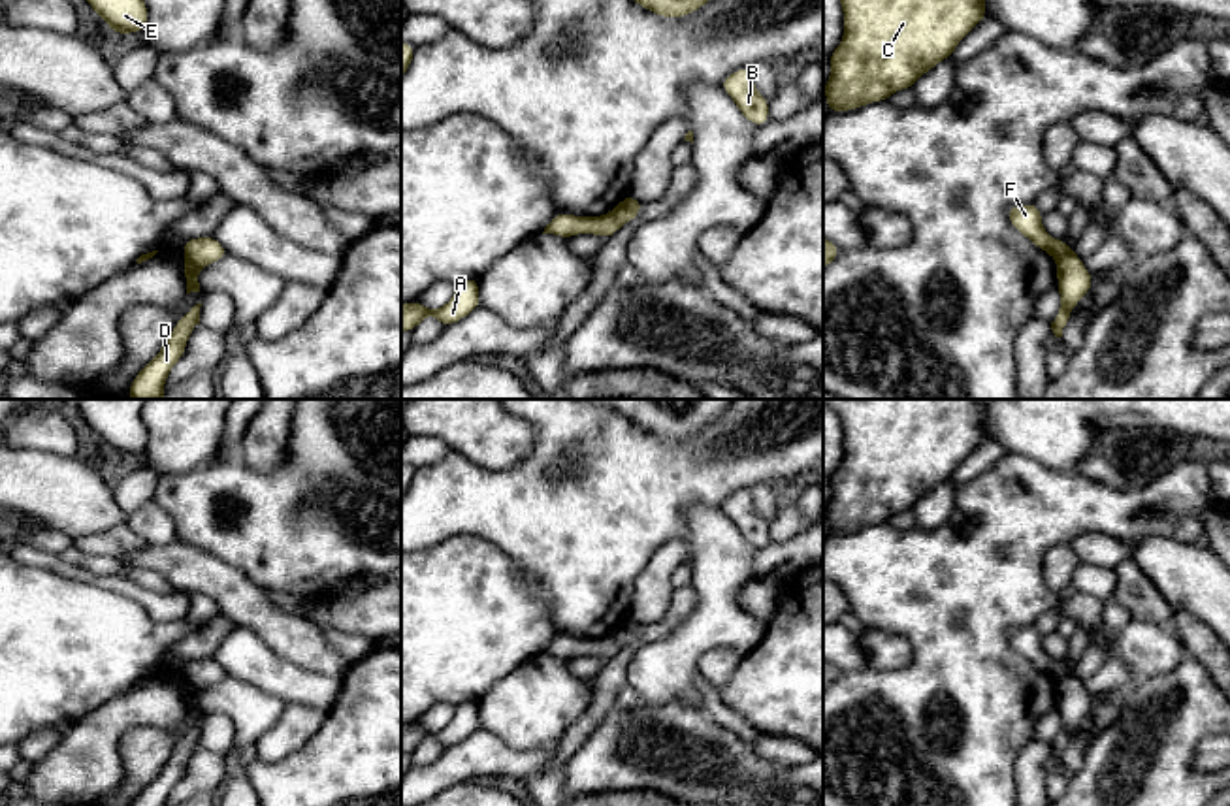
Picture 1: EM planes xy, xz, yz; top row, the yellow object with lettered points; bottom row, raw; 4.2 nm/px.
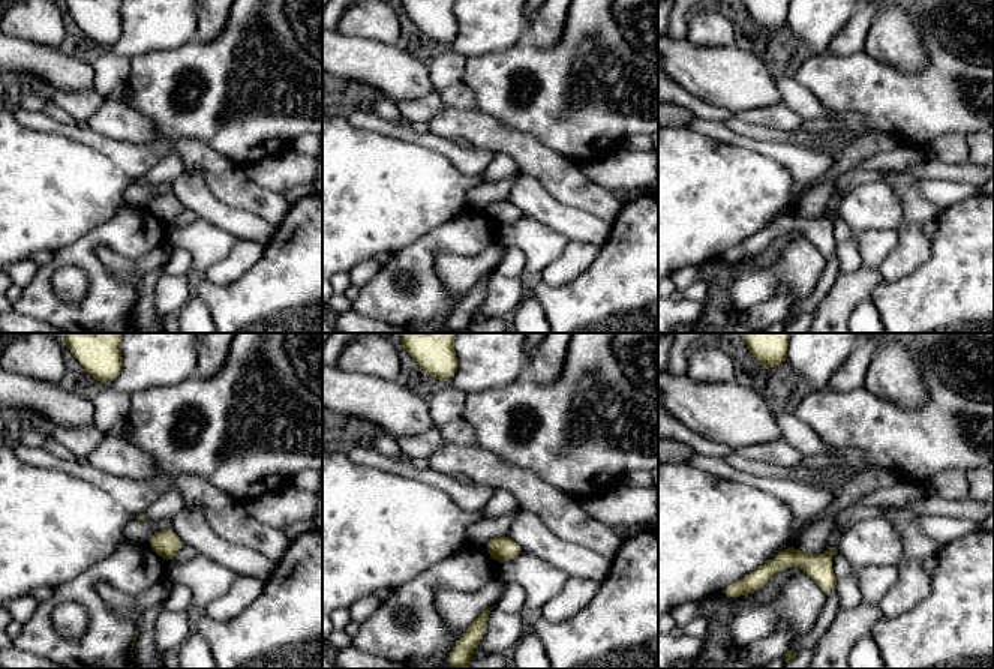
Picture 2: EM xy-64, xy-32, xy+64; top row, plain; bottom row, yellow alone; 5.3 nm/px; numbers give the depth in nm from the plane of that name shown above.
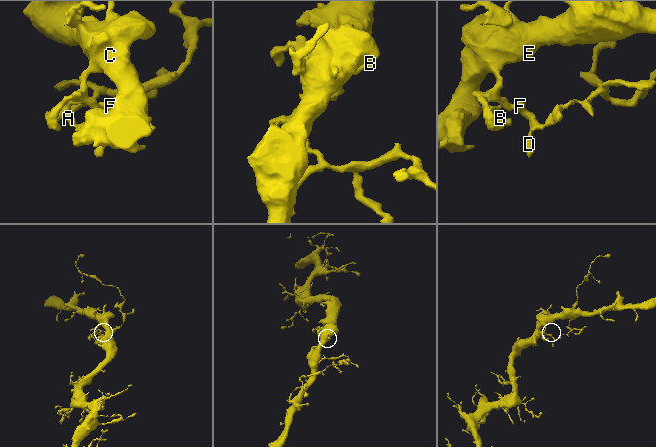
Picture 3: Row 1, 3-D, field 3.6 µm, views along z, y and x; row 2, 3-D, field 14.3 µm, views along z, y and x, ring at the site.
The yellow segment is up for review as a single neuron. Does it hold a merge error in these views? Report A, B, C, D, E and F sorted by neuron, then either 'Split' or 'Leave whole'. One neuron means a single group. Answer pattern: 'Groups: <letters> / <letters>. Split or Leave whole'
Groups: A D / B C E F. Split

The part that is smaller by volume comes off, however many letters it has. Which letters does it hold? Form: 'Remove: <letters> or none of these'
Remove: A, D

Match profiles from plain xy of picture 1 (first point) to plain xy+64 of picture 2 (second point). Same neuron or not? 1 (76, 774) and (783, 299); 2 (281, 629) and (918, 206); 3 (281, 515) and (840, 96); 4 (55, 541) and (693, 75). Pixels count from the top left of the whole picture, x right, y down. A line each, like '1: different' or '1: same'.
1: different
2: same
3: same
4: different

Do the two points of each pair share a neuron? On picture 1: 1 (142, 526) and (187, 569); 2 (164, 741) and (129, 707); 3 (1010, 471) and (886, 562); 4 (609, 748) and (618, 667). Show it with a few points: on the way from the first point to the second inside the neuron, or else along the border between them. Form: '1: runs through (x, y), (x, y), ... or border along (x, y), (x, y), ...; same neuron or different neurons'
1: border along (178, 539), (166, 545), (147, 545); different neurons
2: border along (187, 716), (174, 729), (130, 727), (123, 763); different neurons
3: runs through (1001, 509), (948, 562), (923, 562); same neuron
4: border along (616, 707), (584, 741); different neurons

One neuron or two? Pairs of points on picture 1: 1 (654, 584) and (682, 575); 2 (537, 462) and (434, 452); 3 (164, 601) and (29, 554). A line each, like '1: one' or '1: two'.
1: two
2: two
3: one

